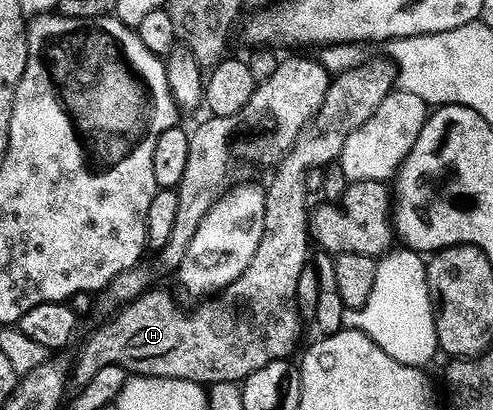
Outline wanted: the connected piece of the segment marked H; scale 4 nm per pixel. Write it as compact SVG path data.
M373 57L364 61L352 69L340 70L330 80L323 107L319 107L295 143L291 143L287 155L272 170L273 178L264 186L263 239L259 239L259 247L243 275L221 292L194 304L197 306L190 313L180 313L173 306L172 295L156 287L128 302L118 317L99 326L82 343L77 361L75 357L71 365L74 386L86 385L91 375L108 365L124 369L129 375L187 379L206 387L224 381L240 383L251 371L290 356L301 337L303 321L303 314L297 309L297 284L311 253L307 175L310 169L325 169L334 164L347 135L367 123L375 107L395 88L397 67L392 60Z

